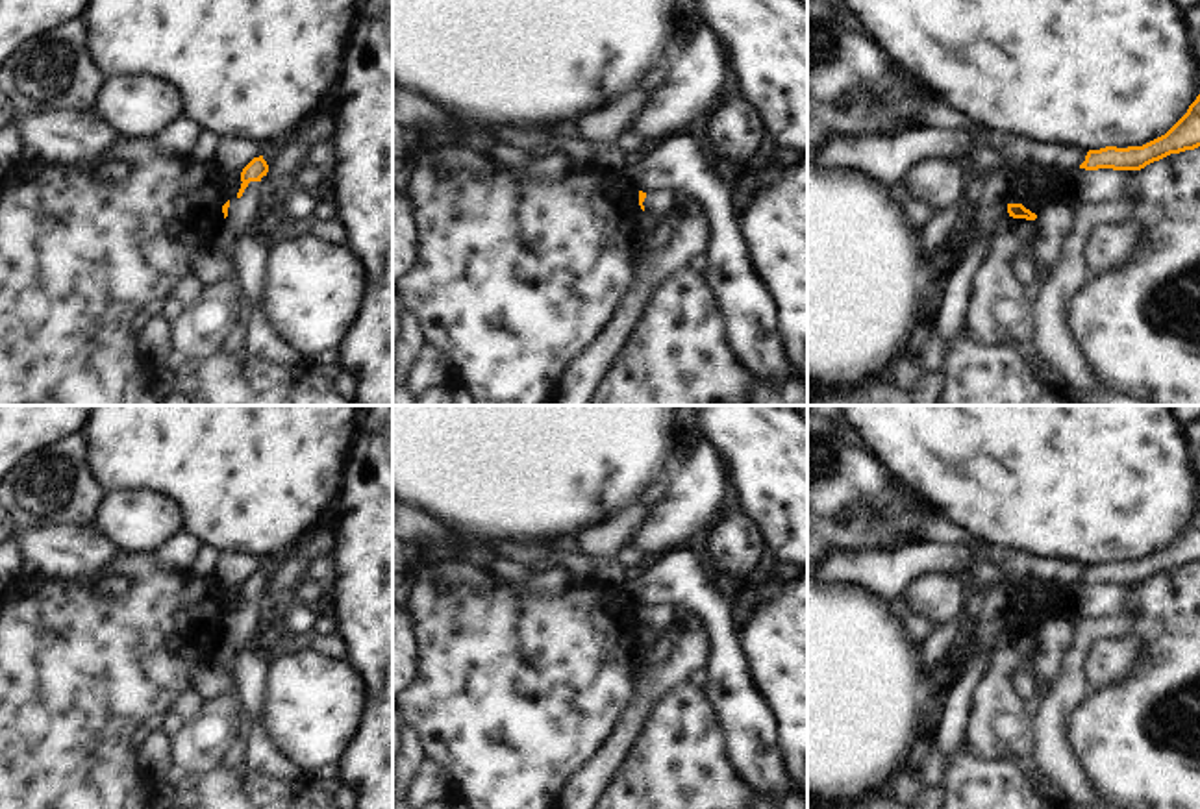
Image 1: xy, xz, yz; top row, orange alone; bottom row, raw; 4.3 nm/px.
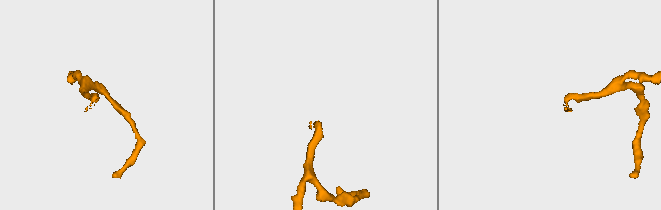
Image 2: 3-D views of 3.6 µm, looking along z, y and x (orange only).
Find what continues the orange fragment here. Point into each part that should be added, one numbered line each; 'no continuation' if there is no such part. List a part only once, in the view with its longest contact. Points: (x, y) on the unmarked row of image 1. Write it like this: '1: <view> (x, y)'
1: xy (223, 717)

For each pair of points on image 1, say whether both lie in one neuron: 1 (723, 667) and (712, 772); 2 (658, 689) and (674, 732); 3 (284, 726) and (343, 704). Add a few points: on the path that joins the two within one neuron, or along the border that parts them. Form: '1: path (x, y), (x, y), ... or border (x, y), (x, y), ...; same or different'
1: border (702, 689), (717, 711), (728, 754); different
2: border (687, 687), (671, 691), (656, 702), (639, 735); different
3: path (299, 717), (310, 715), (321, 704), (328, 704); same

